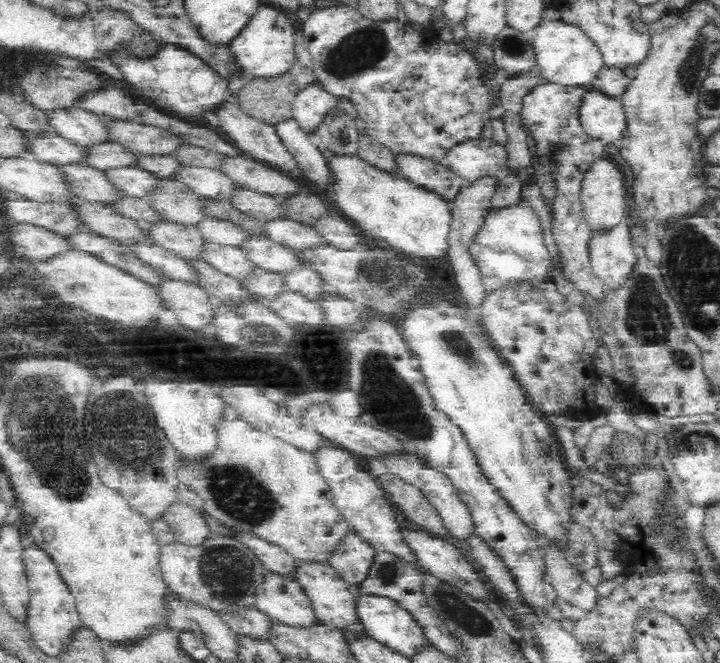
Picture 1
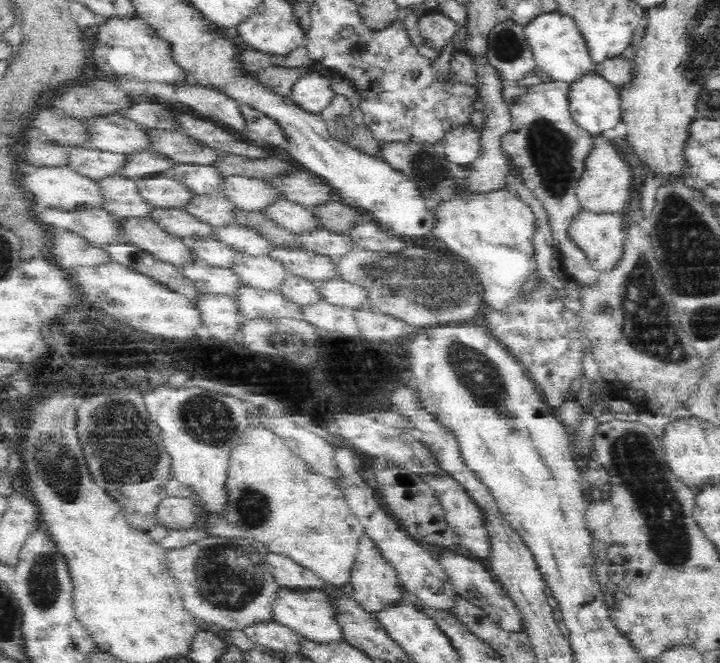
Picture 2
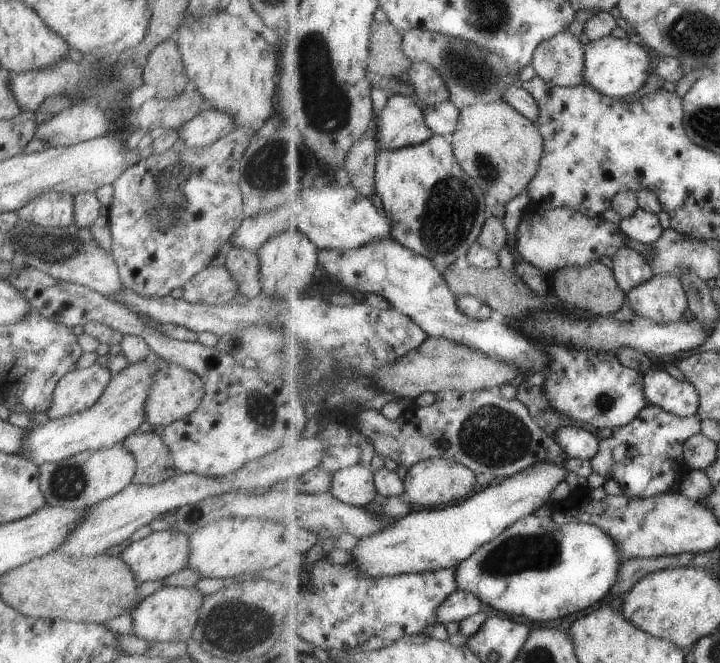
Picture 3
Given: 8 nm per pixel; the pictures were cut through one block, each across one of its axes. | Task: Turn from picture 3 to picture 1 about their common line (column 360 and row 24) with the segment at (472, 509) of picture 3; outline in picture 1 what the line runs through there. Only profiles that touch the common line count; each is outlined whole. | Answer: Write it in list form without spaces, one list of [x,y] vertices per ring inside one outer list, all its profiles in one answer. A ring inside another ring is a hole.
[[[560,19],[541,21],[535,28],[532,46],[542,78],[548,83],[590,88],[598,72],[605,66],[596,43],[579,26],[562,22]]]

